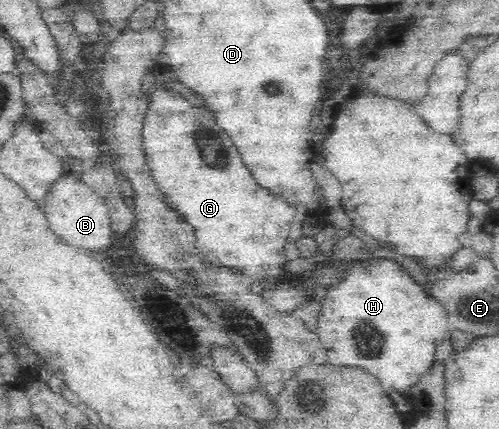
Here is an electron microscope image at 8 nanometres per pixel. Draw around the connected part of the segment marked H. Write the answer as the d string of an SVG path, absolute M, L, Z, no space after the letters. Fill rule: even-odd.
M386 258L376 260L372 268L356 264L344 282L326 289L316 332L328 363L336 366L344 366L346 362L348 365L360 364L378 376L386 392L406 395L409 388L432 366L436 346L448 332L448 314L436 300L428 298L426 292L402 268ZM352 340L356 340L357 344L352 344ZM376 340L381 345L384 343L380 356L380 345L376 348L372 344Z

